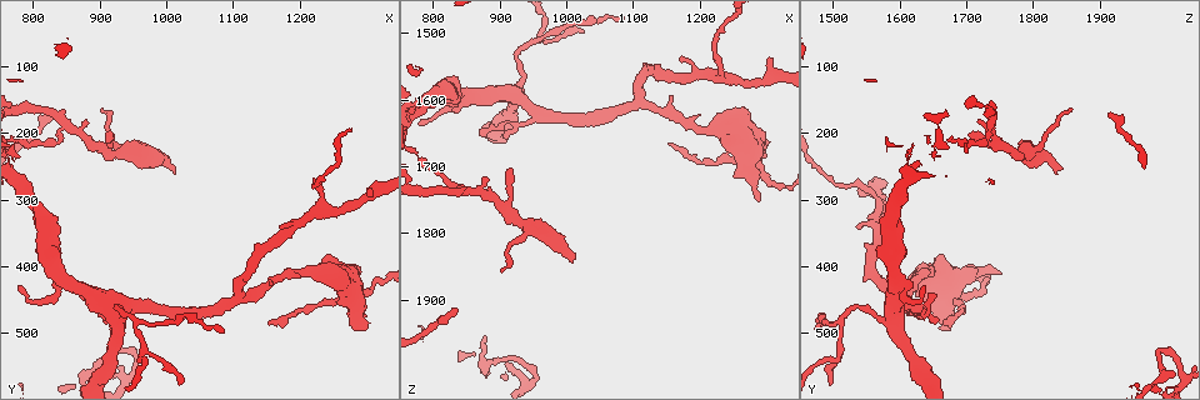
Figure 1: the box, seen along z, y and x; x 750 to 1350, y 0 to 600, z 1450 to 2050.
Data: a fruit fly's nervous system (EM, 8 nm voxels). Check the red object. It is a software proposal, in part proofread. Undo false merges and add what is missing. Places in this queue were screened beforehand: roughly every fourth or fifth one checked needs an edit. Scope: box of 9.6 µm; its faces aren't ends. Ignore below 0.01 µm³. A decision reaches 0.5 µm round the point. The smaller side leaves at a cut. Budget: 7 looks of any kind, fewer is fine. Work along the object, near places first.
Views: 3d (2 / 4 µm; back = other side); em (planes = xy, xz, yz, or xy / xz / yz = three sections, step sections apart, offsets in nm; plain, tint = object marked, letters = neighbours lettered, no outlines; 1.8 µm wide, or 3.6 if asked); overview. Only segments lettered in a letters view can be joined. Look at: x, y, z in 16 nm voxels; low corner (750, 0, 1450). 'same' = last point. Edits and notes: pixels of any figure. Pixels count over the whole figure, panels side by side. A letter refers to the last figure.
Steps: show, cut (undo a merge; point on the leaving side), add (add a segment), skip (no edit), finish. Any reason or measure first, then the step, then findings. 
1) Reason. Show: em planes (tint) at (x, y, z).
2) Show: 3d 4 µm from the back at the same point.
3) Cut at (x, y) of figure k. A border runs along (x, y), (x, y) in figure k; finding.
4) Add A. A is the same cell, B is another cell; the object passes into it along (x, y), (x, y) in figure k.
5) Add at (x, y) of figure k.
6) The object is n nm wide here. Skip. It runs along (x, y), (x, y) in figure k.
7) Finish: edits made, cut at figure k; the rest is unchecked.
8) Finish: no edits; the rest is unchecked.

Branch point. Show: em planes (letters) at (845, 190, 1735).

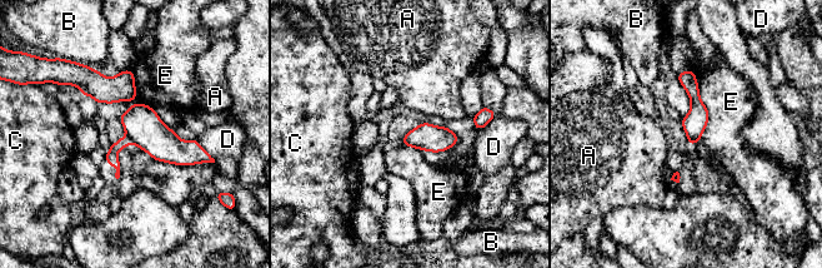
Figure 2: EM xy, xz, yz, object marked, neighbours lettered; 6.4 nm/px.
The object is 150 nm wide here. Cut at (143, 125) of figure 2. A, B, C, D and E are other cells; a border runs along (126, 135), (134, 143) in figure 2; a second cell is stuck on.

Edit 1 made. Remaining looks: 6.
Redraw. Show: overview.

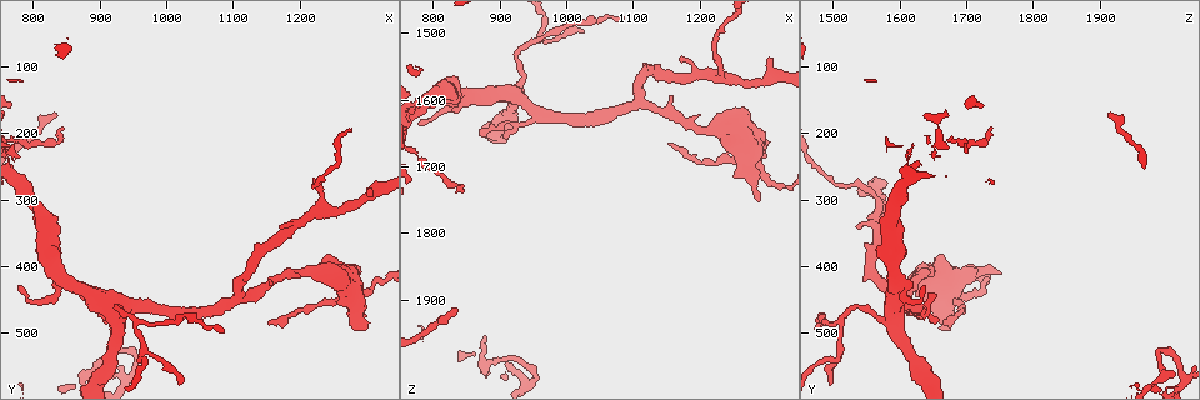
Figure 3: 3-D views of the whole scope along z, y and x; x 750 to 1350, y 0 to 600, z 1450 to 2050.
A fork. Show: 3d 2 µm at (930, 450, 1595).

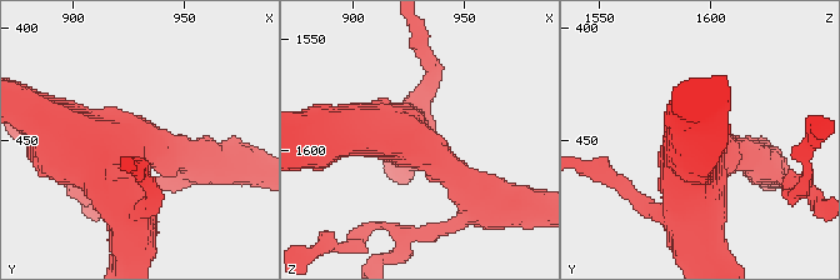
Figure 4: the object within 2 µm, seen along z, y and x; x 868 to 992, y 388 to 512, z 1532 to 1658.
4 arms meet here; now the EM. Show: em xz step 16 (letters) at (925, 452, 1595).

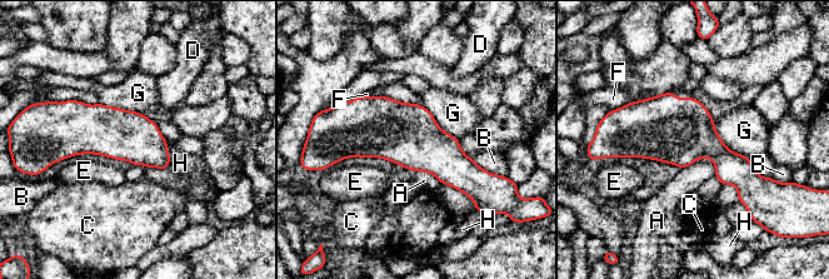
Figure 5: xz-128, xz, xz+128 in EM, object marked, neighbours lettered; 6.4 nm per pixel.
Cut it another way. Show: em planes (letters) at the same point.

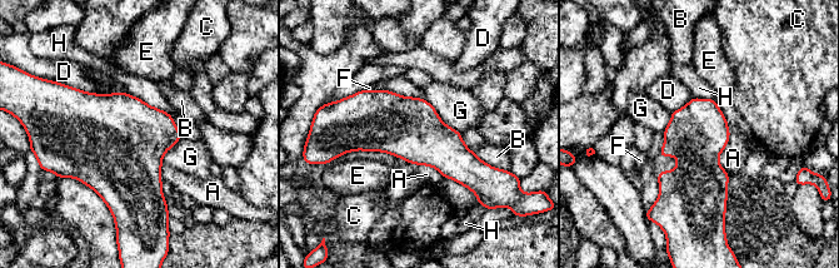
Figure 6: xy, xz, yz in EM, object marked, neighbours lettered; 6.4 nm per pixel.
Skip. A, B, C, D, E, F, G and H are other cells; a border runs along (422, 97), (448, 125), (459, 133) in figure 6; one cell here.

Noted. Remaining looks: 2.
Show: em planes (letters) at (1105, 450, 1605).

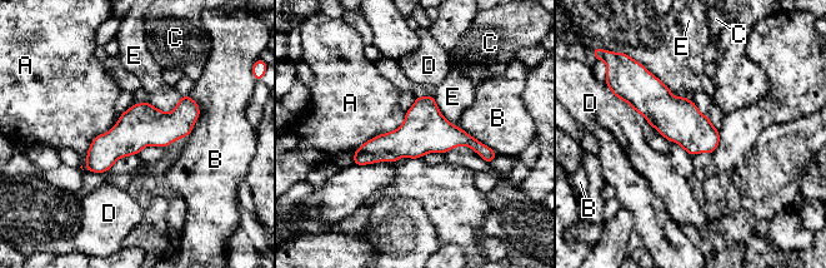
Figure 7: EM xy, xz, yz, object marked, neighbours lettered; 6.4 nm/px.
The object is 280 nm wide here. Skip. A, B, C, D and E are other cells; it runs along (487, 153), (462, 138), (414, 138), (356, 160) in figure 7; one cell here.

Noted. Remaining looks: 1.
Finish: edits made, cut at figure 2; the rest is unchecked.

